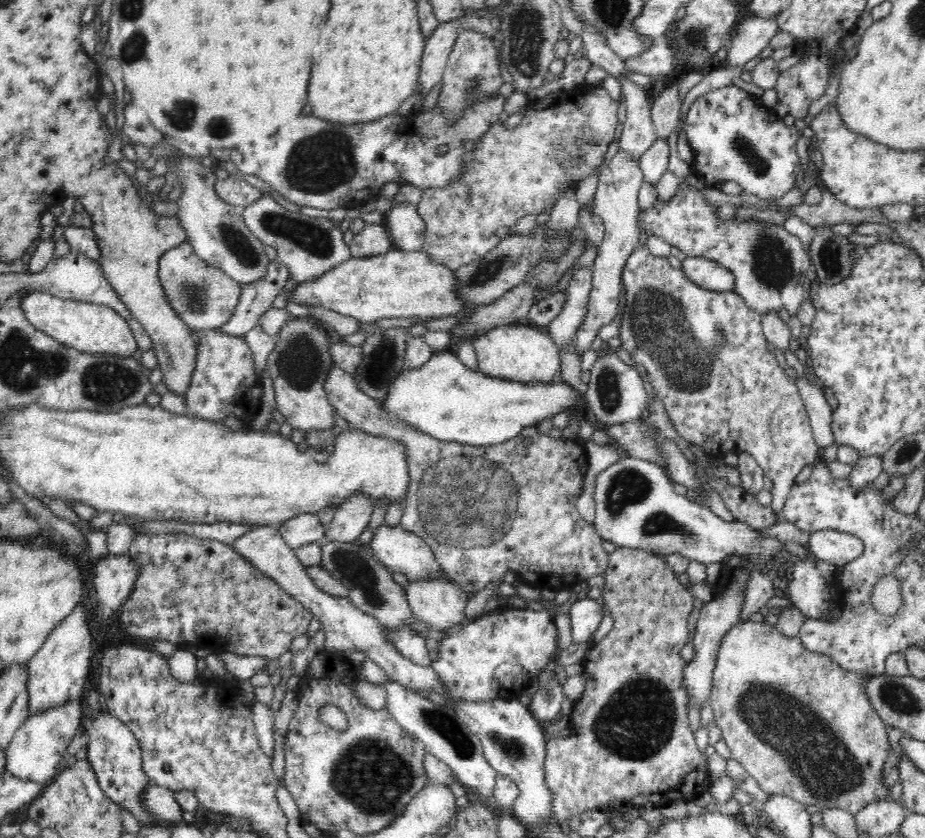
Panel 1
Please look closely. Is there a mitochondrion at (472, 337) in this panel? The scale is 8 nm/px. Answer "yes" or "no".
no

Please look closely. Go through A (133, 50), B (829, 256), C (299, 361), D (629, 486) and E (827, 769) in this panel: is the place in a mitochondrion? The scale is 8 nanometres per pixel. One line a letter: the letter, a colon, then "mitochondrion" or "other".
A: mitochondrion
B: mitochondrion
C: mitochondrion
D: mitochondrion
E: mitochondrion

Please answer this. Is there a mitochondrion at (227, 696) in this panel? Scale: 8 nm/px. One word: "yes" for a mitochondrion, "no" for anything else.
no

